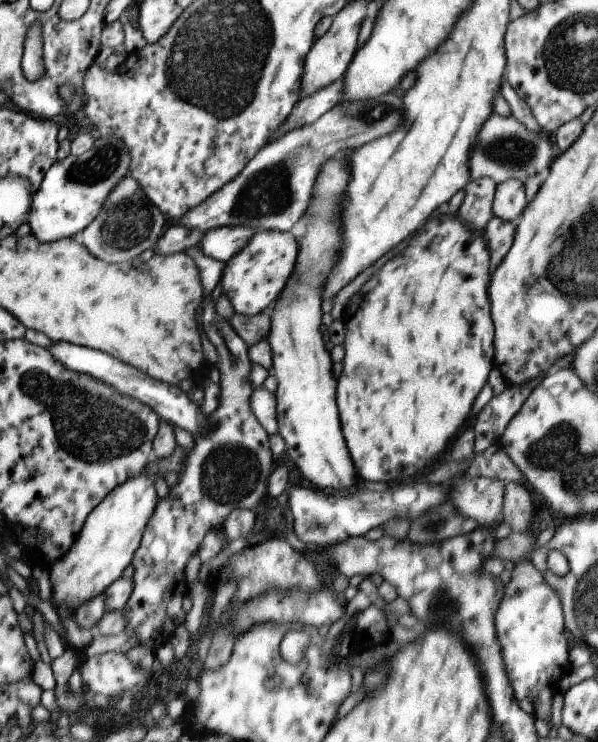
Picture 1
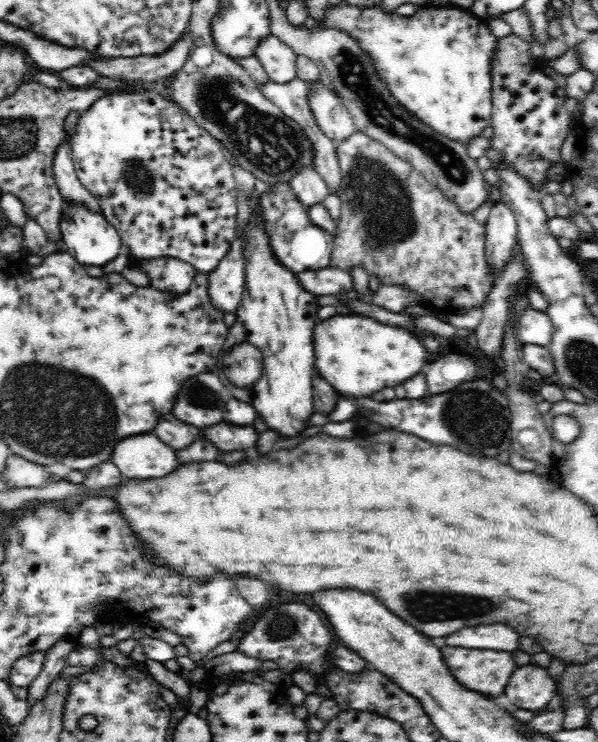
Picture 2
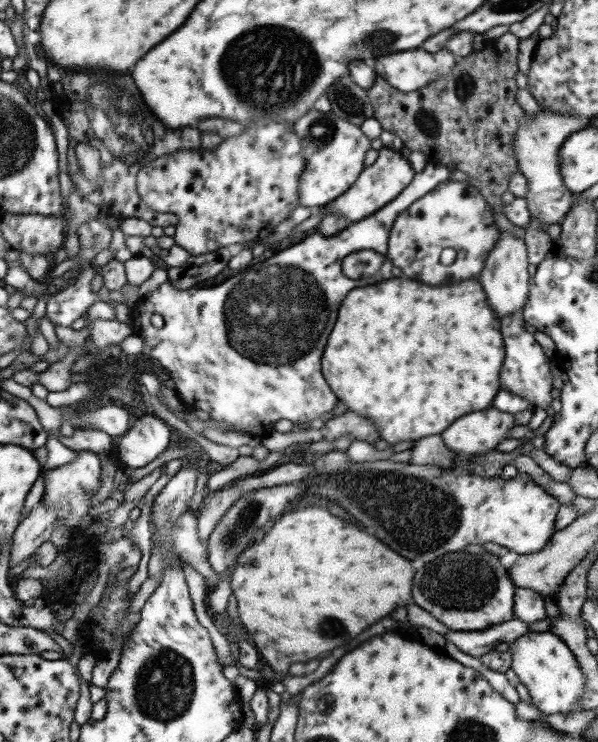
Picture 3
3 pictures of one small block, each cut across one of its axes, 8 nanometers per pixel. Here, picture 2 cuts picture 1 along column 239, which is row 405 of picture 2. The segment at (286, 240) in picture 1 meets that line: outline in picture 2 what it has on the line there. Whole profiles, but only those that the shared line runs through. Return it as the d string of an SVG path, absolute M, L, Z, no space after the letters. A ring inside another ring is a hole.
M254 212L252 224L248 226L246 234L246 290L244 298L240 302L240 308L234 312L236 322L230 326L228 338L224 342L224 356L222 356L222 370L226 378L232 382L224 382L226 388L232 392L232 396L240 402L252 404L258 418L264 420L266 428L276 432L282 438L296 438L304 434L310 428L310 418L316 414L314 410L314 388L312 388L312 376L314 376L314 328L320 322L318 318L318 304L316 296L306 292L300 286L300 280L296 274L284 266L280 266L272 250L268 246L268 232L264 230L262 218L258 212Z

